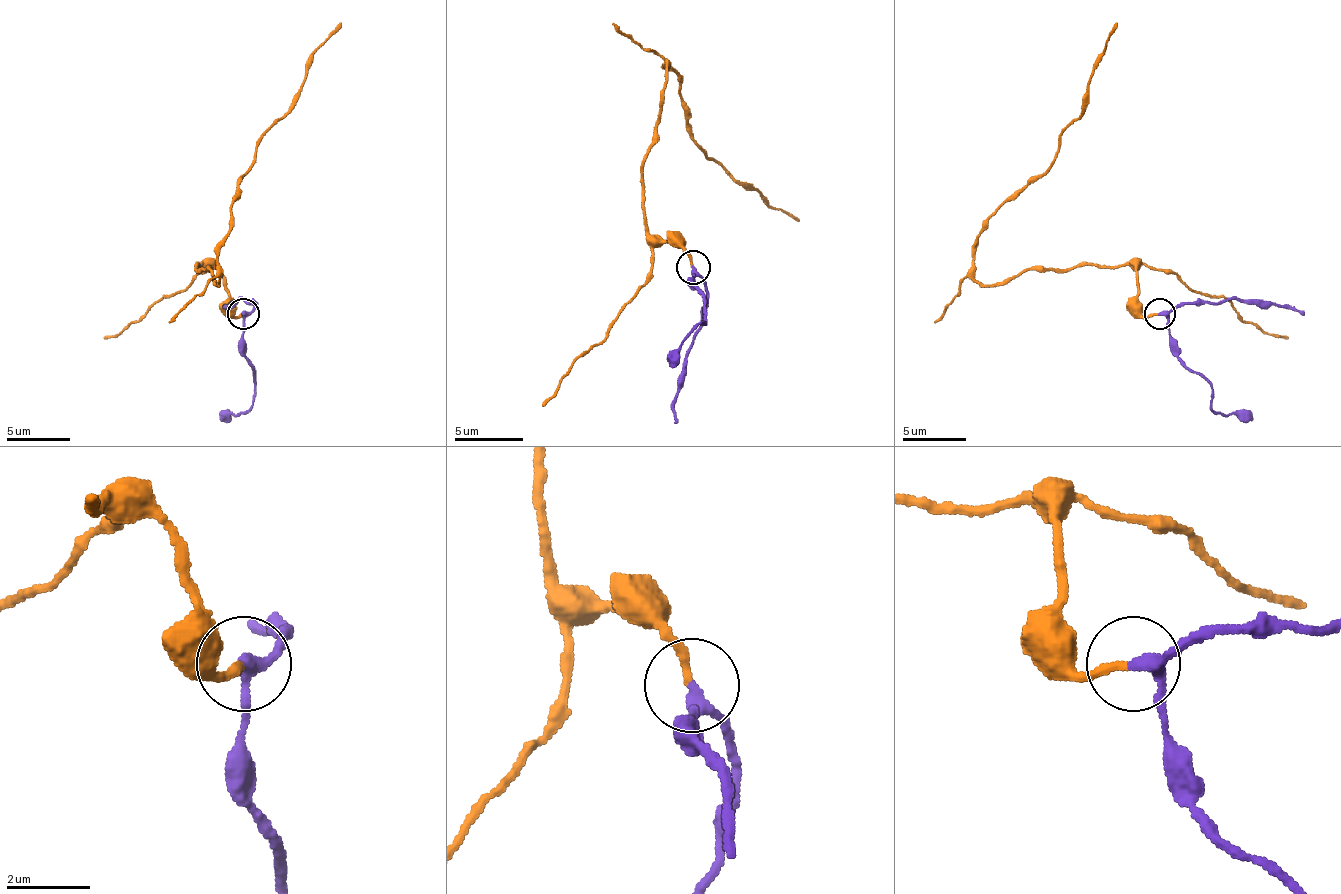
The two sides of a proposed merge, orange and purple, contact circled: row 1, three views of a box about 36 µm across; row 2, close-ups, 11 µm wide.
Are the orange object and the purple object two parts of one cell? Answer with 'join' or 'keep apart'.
join

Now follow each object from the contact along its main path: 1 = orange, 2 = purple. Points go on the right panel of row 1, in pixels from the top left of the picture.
1: (1160, 313), (1141, 313), (1138, 272), (1119, 265), (974, 278), (983, 224), (1047, 170), (1116, 22)
2: (1160, 313), (1170, 347), (1211, 385), (1211, 404), (1217, 414), (1246, 414), (1252, 420)

